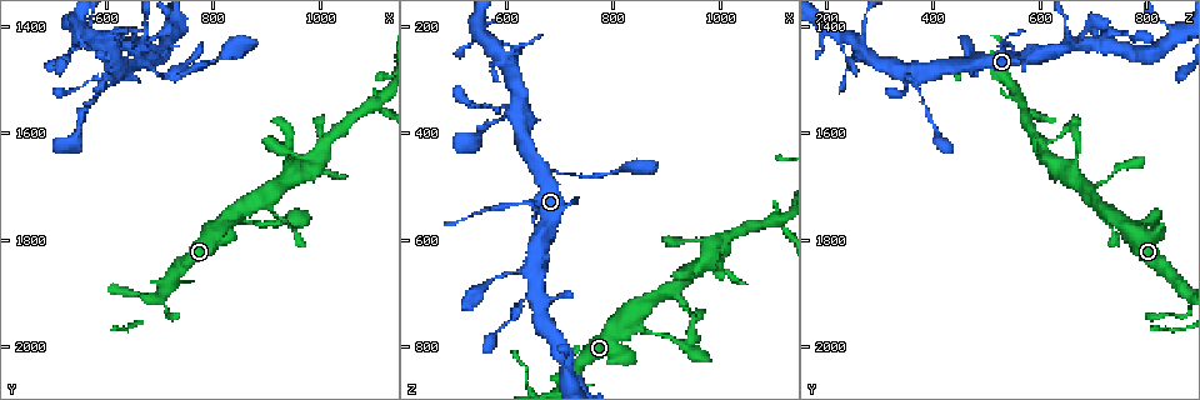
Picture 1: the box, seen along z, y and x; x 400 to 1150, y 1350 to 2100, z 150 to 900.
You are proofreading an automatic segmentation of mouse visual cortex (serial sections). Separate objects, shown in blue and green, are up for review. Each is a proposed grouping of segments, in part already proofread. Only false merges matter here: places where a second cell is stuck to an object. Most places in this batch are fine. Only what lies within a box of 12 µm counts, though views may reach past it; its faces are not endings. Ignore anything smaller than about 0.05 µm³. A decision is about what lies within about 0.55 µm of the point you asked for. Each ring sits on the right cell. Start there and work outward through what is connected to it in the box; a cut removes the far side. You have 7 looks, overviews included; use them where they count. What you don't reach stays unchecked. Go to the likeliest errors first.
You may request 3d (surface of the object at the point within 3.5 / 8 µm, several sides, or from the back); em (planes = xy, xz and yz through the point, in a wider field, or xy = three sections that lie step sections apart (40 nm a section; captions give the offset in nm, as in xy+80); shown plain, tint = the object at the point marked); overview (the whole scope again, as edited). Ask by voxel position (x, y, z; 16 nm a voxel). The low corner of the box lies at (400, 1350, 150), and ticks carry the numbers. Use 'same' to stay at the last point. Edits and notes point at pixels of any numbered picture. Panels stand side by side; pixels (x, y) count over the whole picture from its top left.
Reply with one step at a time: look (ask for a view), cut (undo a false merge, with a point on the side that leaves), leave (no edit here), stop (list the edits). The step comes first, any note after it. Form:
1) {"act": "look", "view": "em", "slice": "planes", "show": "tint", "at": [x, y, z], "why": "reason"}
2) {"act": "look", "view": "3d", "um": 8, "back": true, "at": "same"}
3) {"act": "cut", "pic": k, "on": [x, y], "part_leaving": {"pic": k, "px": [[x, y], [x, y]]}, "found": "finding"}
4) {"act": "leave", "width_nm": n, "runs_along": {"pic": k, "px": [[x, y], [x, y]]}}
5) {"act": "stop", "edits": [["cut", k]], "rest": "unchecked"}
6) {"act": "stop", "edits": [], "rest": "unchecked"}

{"act": "look", "view": "3d", "um": 3.5, "back": true, "at": [595, 1435, 260], "why": "narrows sharply"}

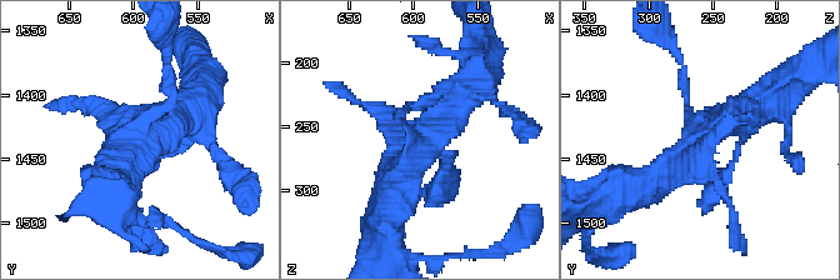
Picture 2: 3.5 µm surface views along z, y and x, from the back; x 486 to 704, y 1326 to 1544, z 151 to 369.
{"act": "look", "view": "em", "slice": "xy", "step": 5, "show": "plain", "at": [590, 1436, 262]}

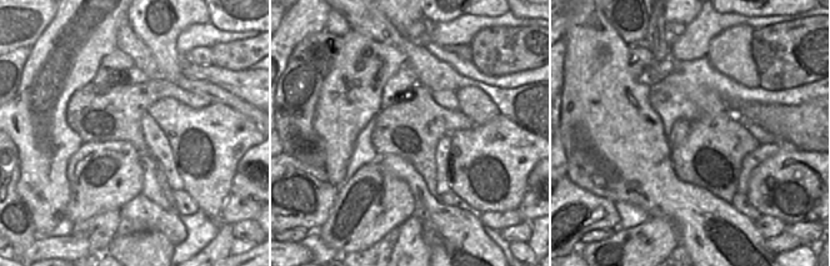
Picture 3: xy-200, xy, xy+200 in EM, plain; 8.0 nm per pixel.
{"act": "look", "view": "em", "slice": "xy", "step": 5, "show": "tint", "at": "same", "why": "where the object lies"}

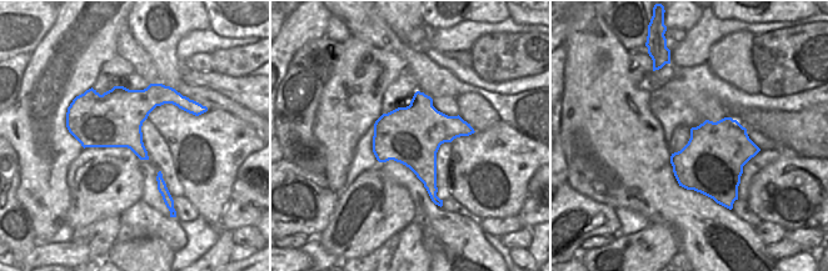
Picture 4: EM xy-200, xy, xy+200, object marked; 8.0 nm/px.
{"act": "leave", "width_nm": 480, "runs_along": {"pic": 2, "px": [[395, 199], [406, 164], [475, 86]]}, "found": "one cell here"}

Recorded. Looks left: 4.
{"act": "look", "view": "3d", "um": 8, "at": [720, 1490, 480], "why": "sudden change in width"}

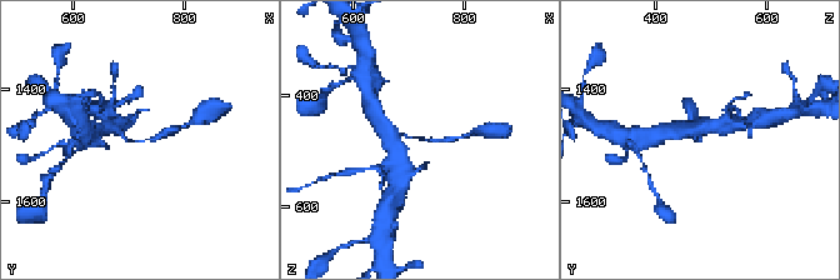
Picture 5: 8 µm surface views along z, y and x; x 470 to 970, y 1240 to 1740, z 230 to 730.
{"act": "look", "view": "em", "slice": "xy", "step": 2, "show": "tint", "at": [725, 1490, 475], "arm_widths_nm": [150, 300], "why": "now the EM"}

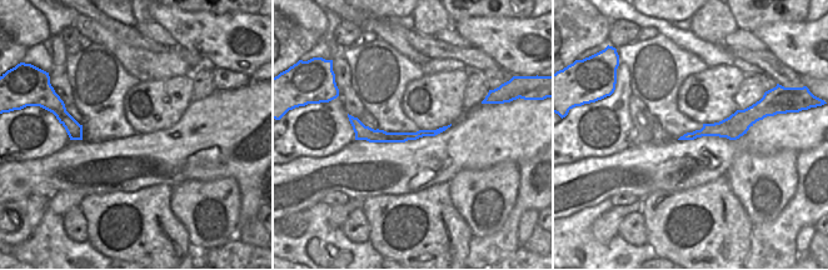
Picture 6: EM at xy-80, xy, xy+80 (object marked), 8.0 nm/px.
{"act": "leave", "runs_along": {"pic": 5, "px": [[393, 141], [399, 135], [438, 141], [453, 138]]}, "found": "one cell here"}

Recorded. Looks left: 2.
{"act": "look", "view": "3d", "um": 3.5, "at": [660, 1440, 645], "why": "thin arm on a thick one"}

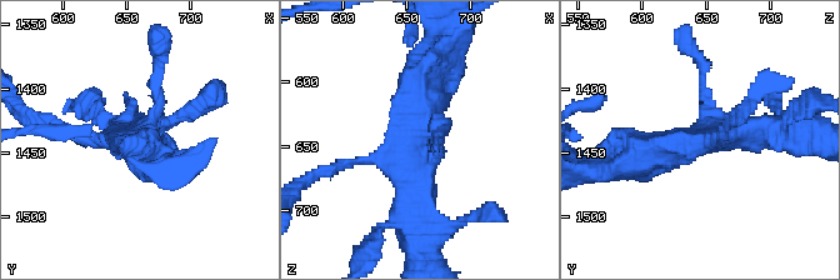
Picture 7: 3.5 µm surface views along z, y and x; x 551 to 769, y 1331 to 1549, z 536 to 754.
{"act": "look", "view": "em", "slice": "xy", "step": 3, "show": "tint", "at": [658, 1440, 646], "arms": 4, "arm_widths_nm": [150, 150, 400, 400], "why": "now the EM"}

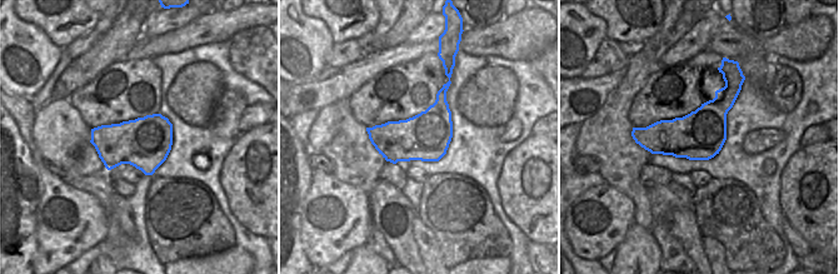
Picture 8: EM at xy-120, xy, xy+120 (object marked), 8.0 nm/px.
{"act": "leave", "runs_along": {"pic": 7, "px": [[624, 160], [726, 134], [781, 130]]}, "found": "one cell here"}

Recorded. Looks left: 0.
{"act": "stop", "edits": [], "rest": "unchecked"}

